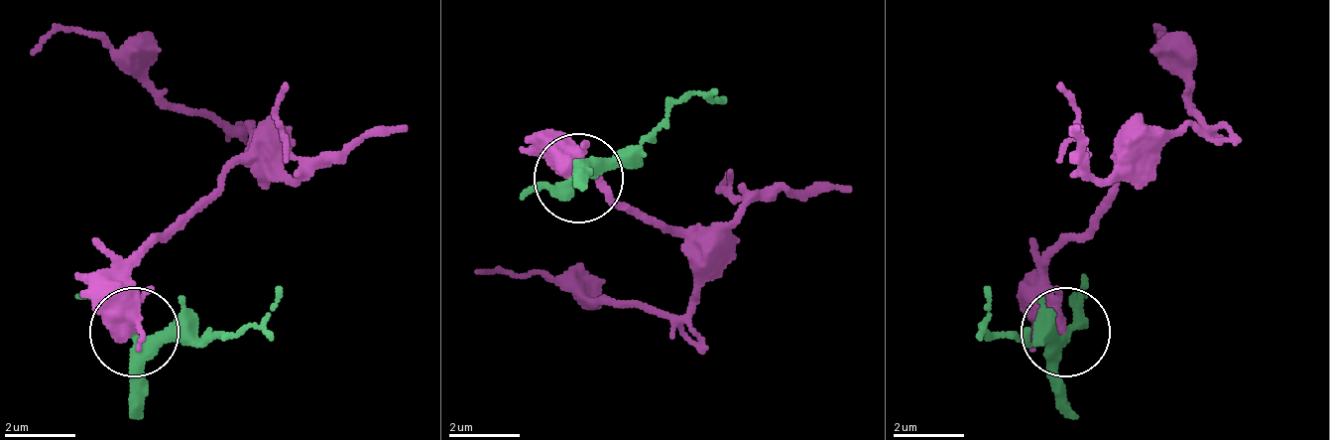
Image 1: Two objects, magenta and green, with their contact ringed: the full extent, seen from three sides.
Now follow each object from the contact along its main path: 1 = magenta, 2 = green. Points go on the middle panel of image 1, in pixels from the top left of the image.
1: (576, 176), (576, 158), (683, 247), (692, 310), (612, 310), (523, 274), (478, 274)
2: (576, 176), (621, 167), (674, 104), (701, 95), (728, 104)

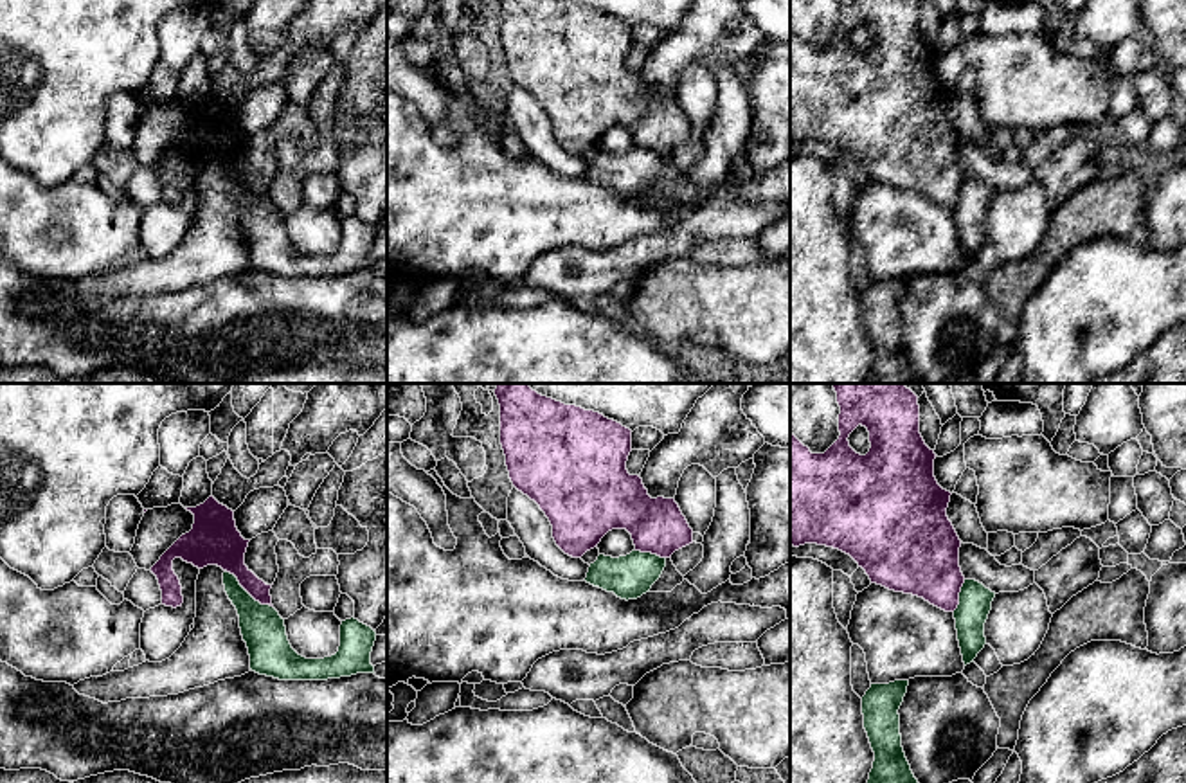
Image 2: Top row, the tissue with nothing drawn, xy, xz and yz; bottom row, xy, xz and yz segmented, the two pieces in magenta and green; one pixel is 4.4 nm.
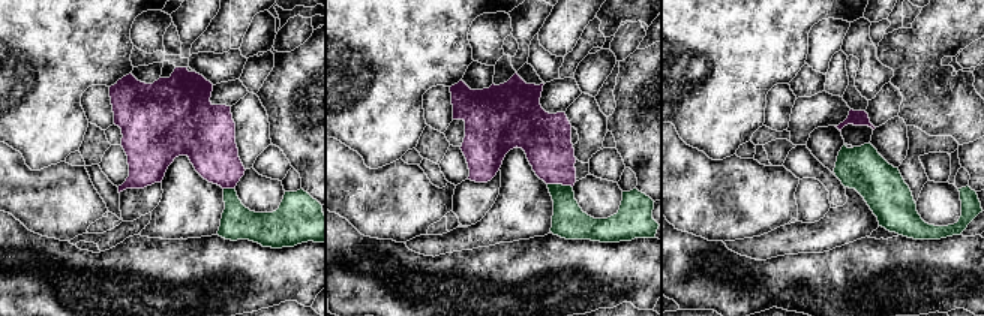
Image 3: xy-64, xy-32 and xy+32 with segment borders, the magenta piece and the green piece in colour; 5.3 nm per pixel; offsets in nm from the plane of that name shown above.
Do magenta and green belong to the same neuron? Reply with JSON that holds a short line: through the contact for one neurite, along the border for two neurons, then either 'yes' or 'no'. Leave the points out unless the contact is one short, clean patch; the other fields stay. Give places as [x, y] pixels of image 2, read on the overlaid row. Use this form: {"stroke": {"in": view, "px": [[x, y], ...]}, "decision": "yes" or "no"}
{"stroke": {"in": "xy", "px": [[225, 569], [256, 600], [272, 607]]}, "decision": "no"}

